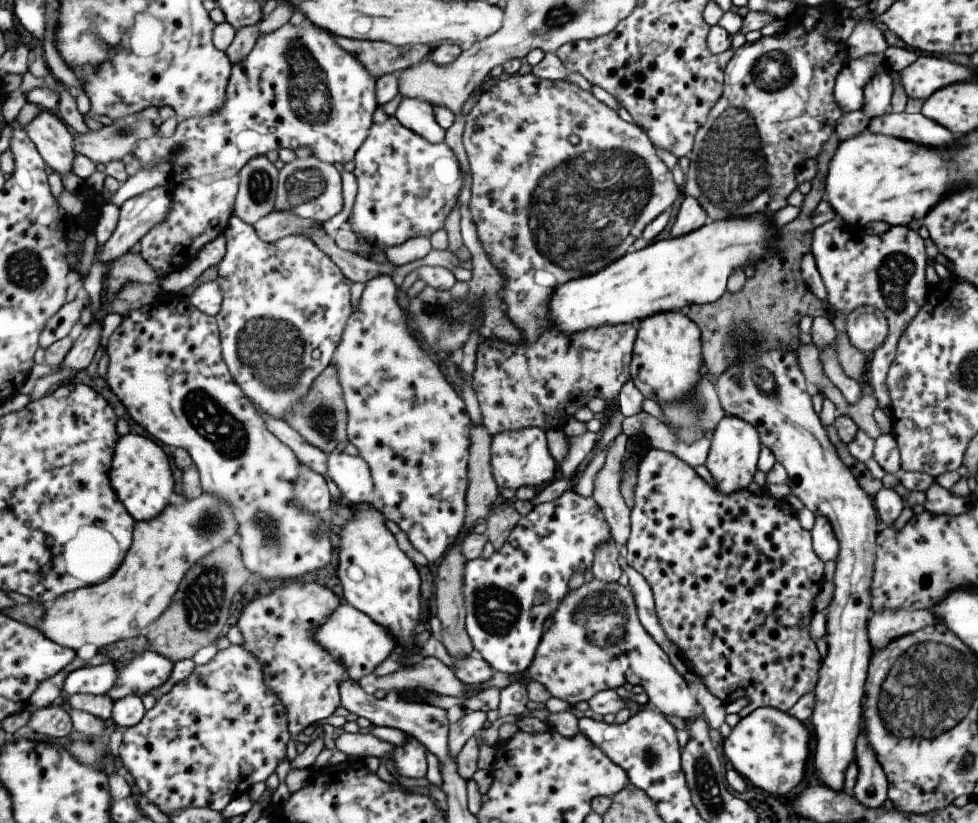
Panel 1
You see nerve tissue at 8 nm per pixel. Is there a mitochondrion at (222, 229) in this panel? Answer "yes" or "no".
no

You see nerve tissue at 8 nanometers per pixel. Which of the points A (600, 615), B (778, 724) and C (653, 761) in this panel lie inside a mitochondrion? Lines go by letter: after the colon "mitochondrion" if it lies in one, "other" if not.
A: mitochondrion
B: other
C: mitochondrion

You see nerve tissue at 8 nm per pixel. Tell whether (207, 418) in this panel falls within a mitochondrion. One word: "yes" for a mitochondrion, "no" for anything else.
yes

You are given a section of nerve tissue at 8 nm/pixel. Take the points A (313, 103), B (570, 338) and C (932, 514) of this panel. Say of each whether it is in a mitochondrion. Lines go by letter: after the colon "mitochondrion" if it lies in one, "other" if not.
A: mitochondrion
B: other
C: other

